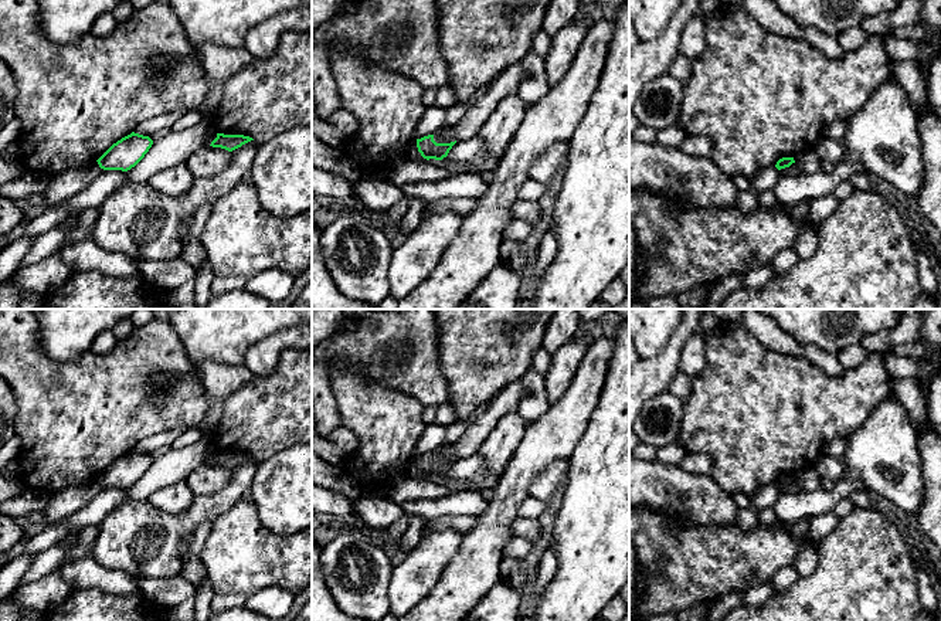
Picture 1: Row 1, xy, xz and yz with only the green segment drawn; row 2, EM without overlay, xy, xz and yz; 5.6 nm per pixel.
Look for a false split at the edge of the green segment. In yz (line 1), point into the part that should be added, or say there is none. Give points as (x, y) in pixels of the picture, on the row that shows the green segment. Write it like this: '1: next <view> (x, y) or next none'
1: next none

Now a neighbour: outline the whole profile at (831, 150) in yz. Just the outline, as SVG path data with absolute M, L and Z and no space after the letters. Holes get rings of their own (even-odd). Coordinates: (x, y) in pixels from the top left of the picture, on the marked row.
M822 136L813 149L822 162L839 164L846 159L846 147L840 142L832 140L829 138Z

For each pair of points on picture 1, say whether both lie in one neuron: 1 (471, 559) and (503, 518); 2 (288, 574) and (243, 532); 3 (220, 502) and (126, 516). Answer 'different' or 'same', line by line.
1: same
2: same
3: same

